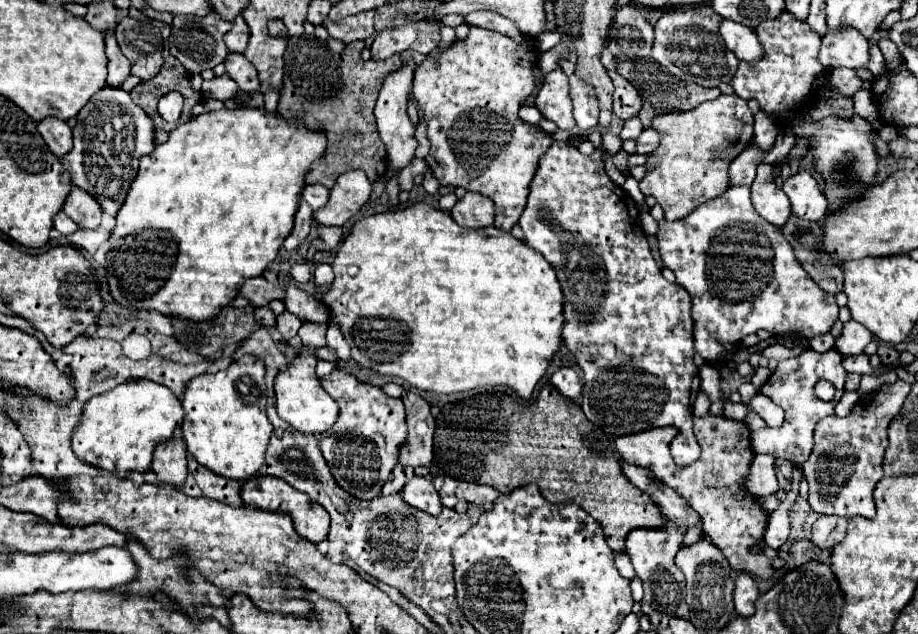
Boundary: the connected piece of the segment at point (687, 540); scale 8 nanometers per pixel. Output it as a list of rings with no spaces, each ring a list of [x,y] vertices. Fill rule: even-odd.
[[[703,523],[694,526],[687,530],[684,540],[680,544],[680,548],[689,546],[697,542],[703,534]]]

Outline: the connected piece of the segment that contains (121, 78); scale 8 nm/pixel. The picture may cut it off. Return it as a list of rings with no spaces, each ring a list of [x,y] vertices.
[[[106,33],[106,57],[108,57],[108,85],[110,87],[120,87],[132,73],[130,73],[130,63],[118,49],[118,43],[112,33]]]

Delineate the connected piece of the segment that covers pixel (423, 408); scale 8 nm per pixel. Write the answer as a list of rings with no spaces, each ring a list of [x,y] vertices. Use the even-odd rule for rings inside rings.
[[[406,391],[402,397],[406,405],[408,423],[408,443],[400,449],[402,467],[430,467],[432,463],[432,439],[434,439],[434,417],[430,415],[430,405],[416,393]]]

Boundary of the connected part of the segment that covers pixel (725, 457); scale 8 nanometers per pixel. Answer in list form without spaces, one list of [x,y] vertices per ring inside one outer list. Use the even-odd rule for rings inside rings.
[[[708,413],[702,418],[693,417],[693,432],[701,447],[701,456],[688,467],[676,465],[670,455],[670,441],[678,435],[676,427],[648,429],[636,435],[624,435],[618,437],[614,445],[624,463],[650,469],[660,481],[664,481],[664,485],[686,499],[686,503],[702,517],[706,537],[720,547],[732,569],[748,571],[760,579],[770,579],[774,569],[768,557],[764,557],[764,553],[752,553],[754,545],[764,547],[764,533],[770,521],[770,513],[762,509],[758,499],[746,491],[746,477],[754,459],[750,429],[742,421],[732,421],[724,415],[714,417]]]

